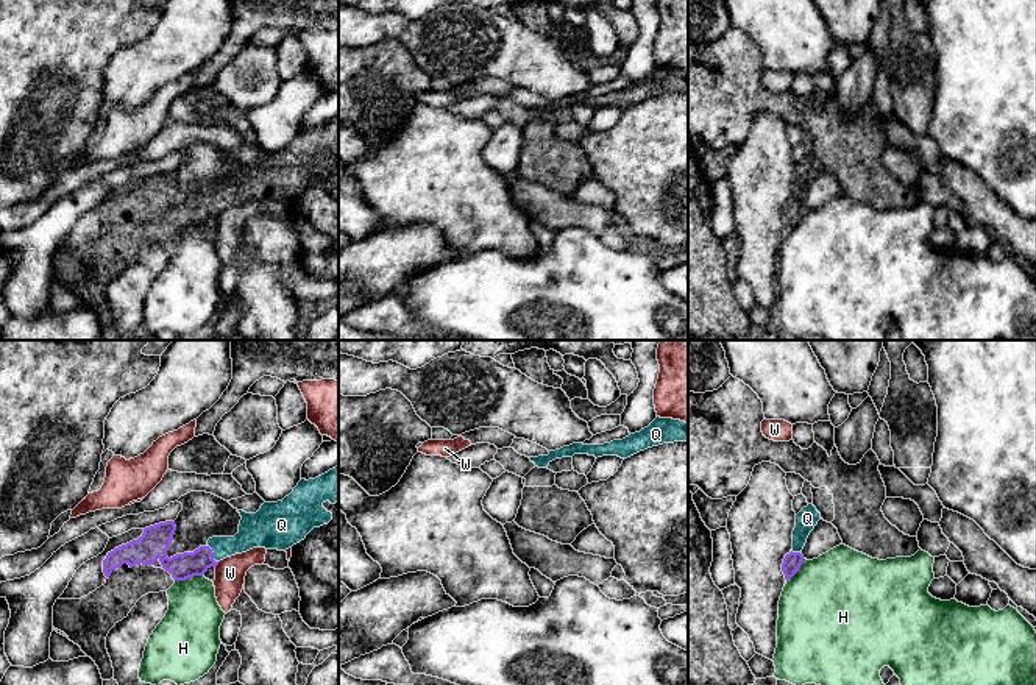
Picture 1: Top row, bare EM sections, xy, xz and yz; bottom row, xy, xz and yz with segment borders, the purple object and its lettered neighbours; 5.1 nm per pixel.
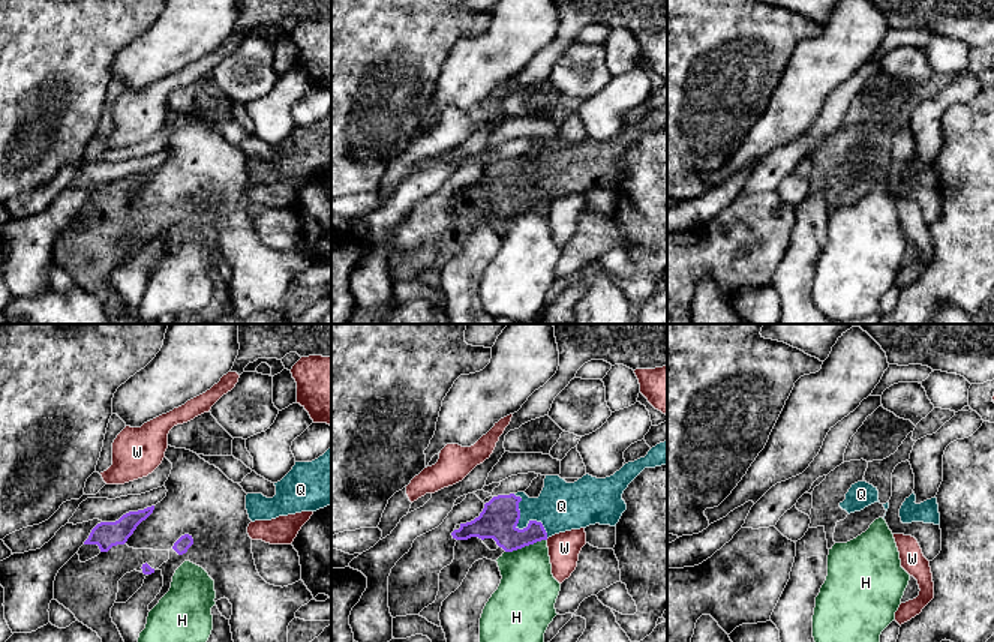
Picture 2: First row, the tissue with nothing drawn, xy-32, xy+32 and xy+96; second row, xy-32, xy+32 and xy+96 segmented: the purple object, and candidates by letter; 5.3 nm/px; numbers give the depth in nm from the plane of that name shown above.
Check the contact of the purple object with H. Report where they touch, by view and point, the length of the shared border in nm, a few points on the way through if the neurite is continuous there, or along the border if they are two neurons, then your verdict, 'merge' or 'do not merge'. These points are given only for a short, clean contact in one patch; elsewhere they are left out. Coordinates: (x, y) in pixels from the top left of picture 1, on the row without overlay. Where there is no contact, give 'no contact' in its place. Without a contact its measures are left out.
meets purple in xy at (189, 227); contact 160 nm long; border along xy (203, 223), (175, 231); do not merge

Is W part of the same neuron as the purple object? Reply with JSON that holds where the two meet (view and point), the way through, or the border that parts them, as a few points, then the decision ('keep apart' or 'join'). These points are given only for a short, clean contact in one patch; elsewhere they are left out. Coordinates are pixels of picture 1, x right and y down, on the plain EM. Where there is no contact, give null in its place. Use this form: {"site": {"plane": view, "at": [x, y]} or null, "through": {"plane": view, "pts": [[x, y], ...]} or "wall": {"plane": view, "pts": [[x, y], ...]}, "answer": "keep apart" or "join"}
{"site": {"plane": "xy", "at": [217, 214]}, "wall": {"plane": "xy", "pts": [[219, 212], [216, 217]]}, "answer": "keep apart"}

